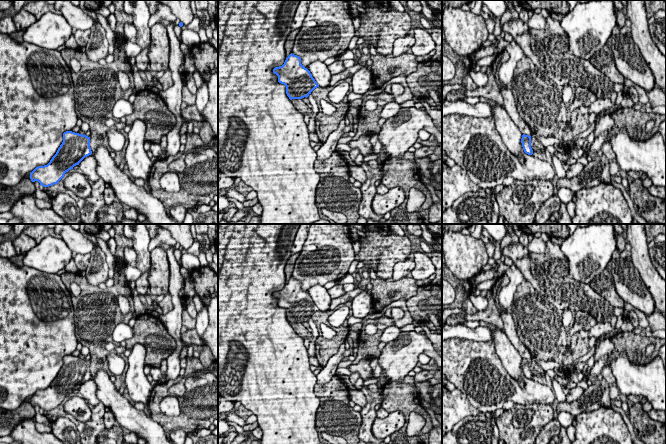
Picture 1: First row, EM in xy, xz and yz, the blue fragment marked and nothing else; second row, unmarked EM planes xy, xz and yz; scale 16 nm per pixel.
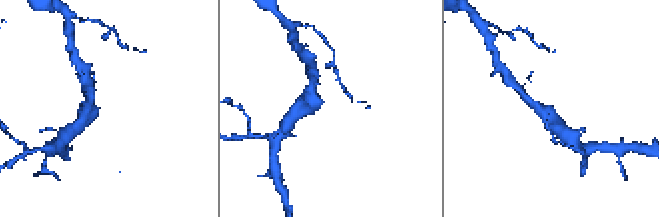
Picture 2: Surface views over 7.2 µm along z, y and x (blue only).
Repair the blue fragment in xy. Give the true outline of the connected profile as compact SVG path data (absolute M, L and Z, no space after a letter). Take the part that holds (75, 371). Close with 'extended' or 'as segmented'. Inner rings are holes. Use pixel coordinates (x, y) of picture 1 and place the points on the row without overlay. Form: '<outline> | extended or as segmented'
M66 355L56 378L47 389L36 391L30 397L30 403L32 406L38 405L43 411L57 408L66 396L91 378L90 361Z | as segmented

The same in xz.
M290 278L284 288L273 293L278 306L286 310L286 318L290 324L308 321L319 311L310 295L301 288L301 282Z | as segmented

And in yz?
M523 358L522 363L521 363L521 367L522 367L522 371L523 371L524 376L528 379L532 379L533 374L531 372L531 360Z | as segmented

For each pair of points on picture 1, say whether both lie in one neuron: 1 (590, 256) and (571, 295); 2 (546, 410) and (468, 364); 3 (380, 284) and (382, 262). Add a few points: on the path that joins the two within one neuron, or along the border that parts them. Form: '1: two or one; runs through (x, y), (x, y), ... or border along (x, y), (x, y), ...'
1: two; border along (570, 276), (588, 285)
2: two; border along (551, 404), (532, 403), (530, 405)
3: two; border along (377, 276), (386, 280)

